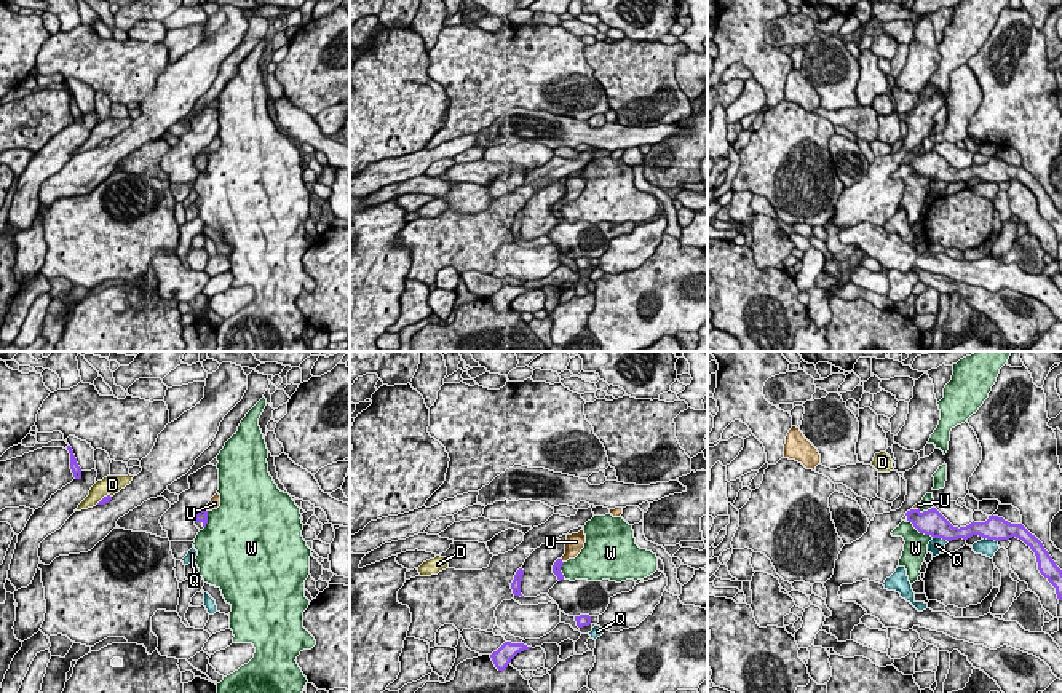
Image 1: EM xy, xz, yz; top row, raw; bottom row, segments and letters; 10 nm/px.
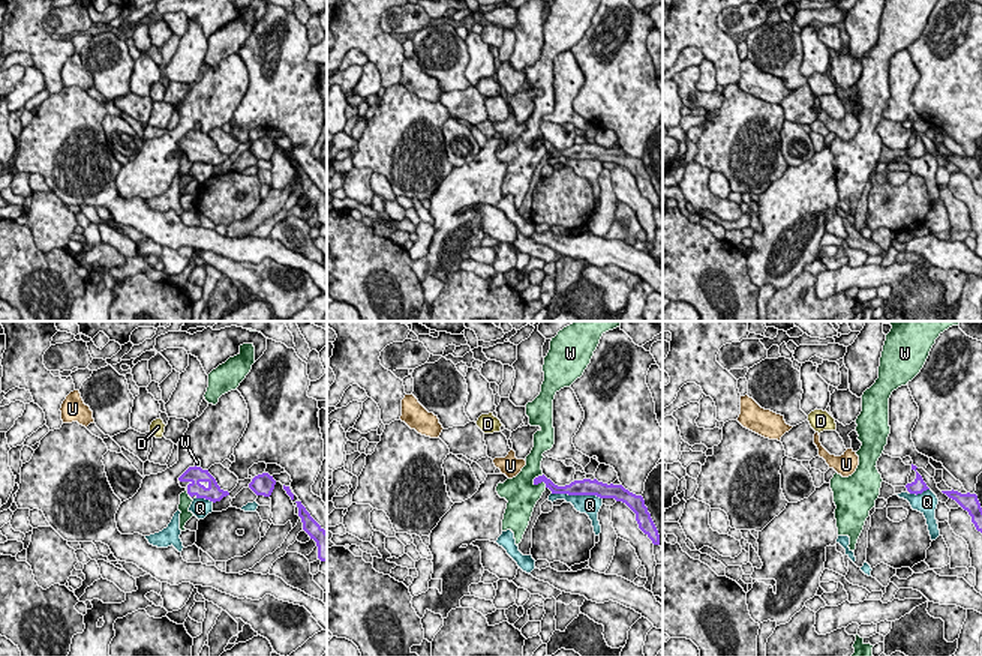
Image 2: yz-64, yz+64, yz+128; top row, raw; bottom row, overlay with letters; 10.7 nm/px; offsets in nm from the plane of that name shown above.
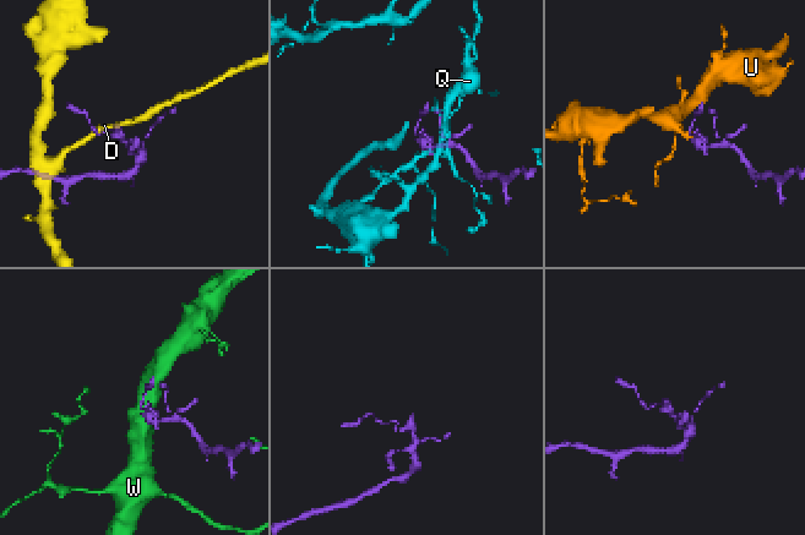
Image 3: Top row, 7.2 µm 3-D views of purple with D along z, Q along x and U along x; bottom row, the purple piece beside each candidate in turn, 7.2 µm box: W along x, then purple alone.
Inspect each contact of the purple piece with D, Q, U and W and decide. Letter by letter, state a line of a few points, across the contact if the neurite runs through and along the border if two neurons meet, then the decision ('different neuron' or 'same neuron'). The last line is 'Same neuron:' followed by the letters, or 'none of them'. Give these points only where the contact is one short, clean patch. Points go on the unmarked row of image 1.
D: line xy (110, 138), (96, 146); different neuron
Q: different neuron
U: line xz (556, 211), (561, 203), (575, 184); same neuron
W: different neuron
Same neuron: U

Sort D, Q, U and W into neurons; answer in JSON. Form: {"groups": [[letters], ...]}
{"groups": [["D"], ["Q"], ["U"], ["W"]]}

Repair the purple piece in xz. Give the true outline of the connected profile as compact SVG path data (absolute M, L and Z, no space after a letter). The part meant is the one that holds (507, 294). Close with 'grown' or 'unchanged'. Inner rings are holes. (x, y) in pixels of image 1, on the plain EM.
M505 284L497 294L490 297L490 300L498 313L505 313L517 295L529 291L532 289L527 289L524 286Z | unchanged

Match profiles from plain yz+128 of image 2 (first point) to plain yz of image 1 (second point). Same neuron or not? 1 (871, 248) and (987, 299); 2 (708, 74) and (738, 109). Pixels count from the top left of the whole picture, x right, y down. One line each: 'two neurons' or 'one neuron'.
1: one neuron
2: one neuron

